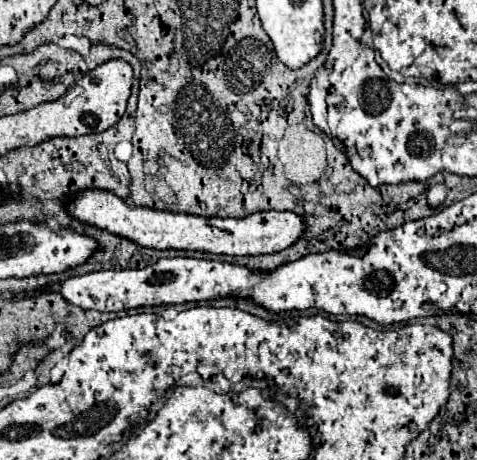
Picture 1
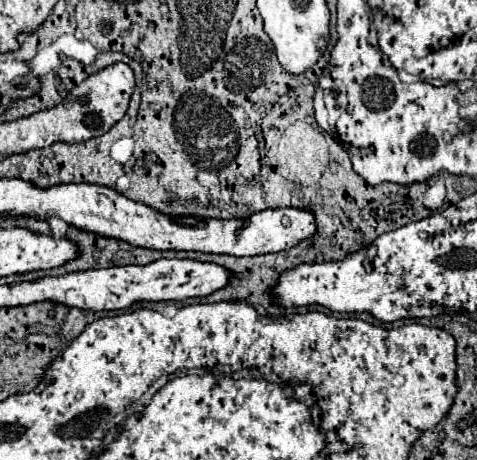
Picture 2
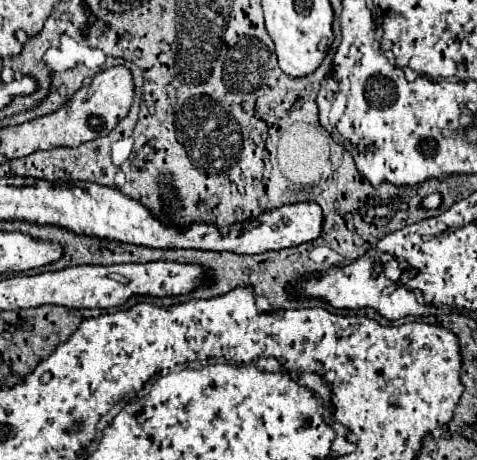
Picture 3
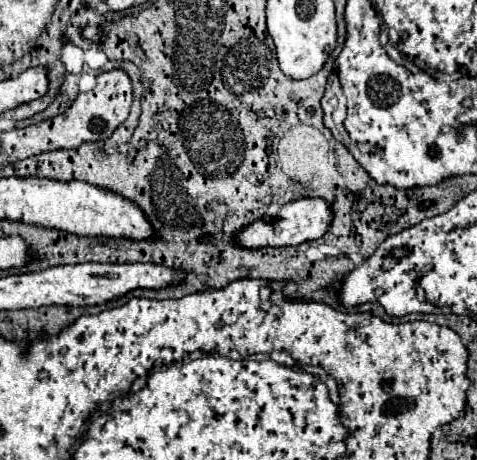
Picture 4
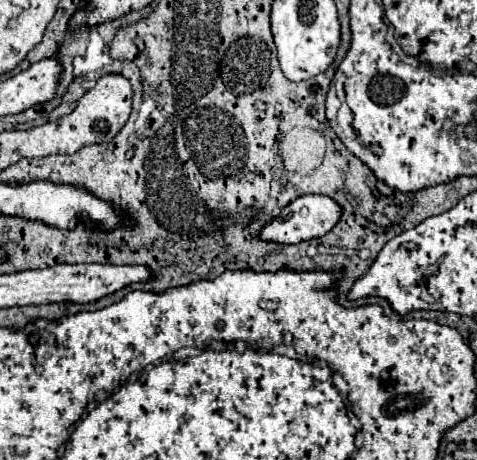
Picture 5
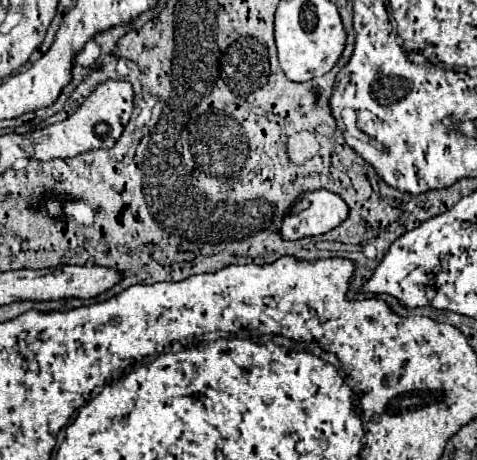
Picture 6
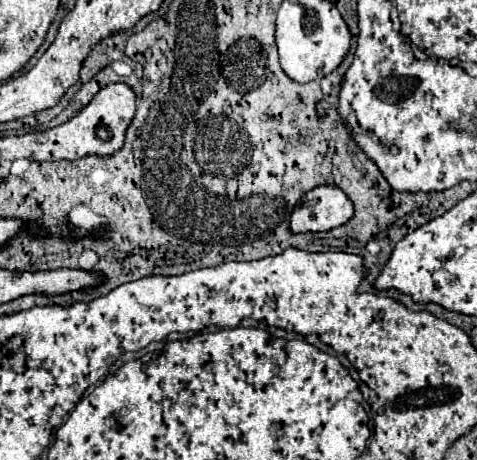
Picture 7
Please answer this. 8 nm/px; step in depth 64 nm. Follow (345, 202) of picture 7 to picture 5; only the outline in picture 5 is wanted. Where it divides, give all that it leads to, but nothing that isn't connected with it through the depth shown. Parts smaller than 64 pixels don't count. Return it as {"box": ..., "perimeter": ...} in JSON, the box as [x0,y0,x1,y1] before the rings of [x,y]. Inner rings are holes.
{"box":[258,194,340,244],"perimeter":[[[308,194],[308,196],[300,196],[294,202],[290,202],[284,210],[280,218],[274,218],[270,224],[266,224],[260,232],[258,238],[264,242],[278,242],[278,244],[298,244],[302,240],[312,240],[312,238],[320,238],[324,234],[328,234],[334,224],[340,218],[340,206],[322,194]]]}

